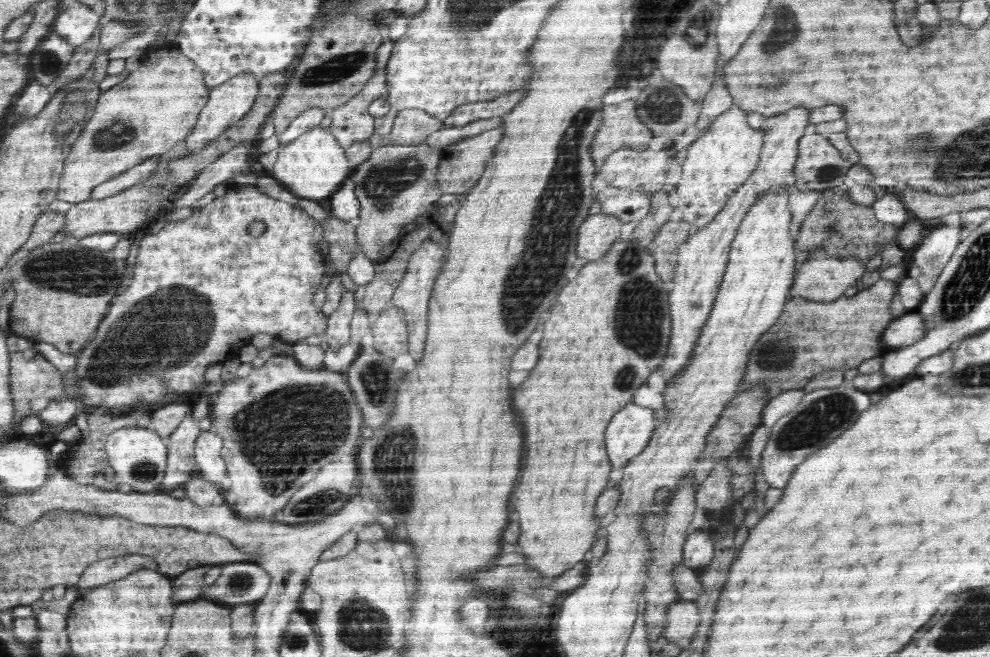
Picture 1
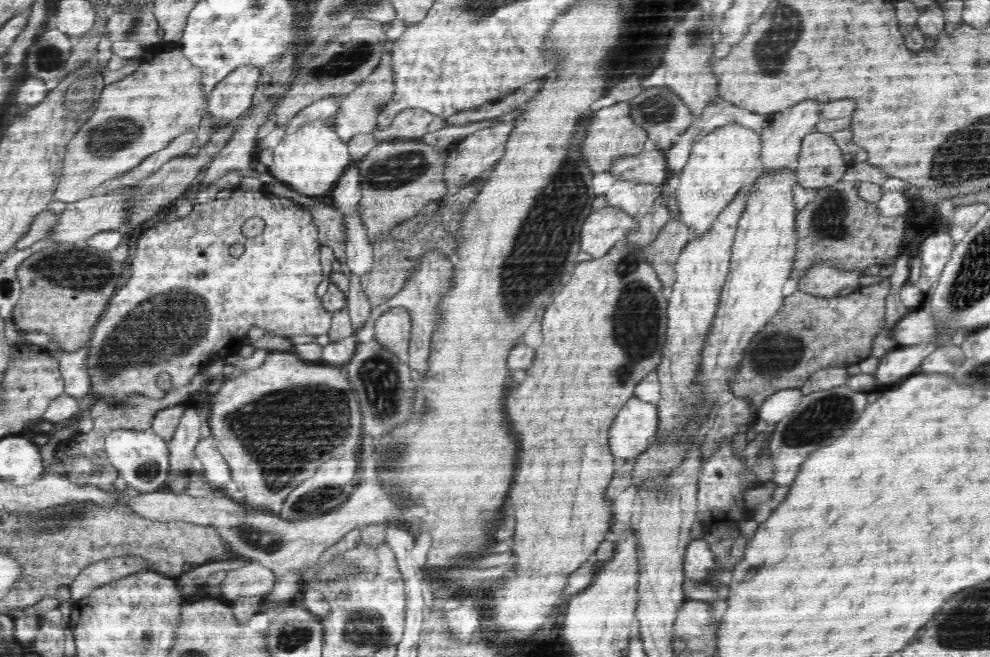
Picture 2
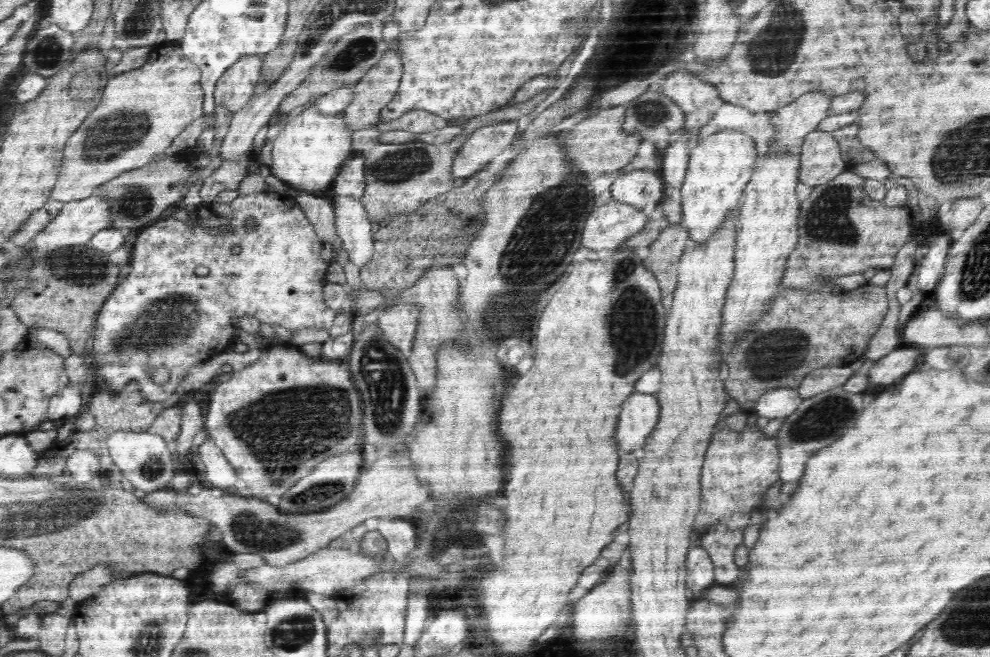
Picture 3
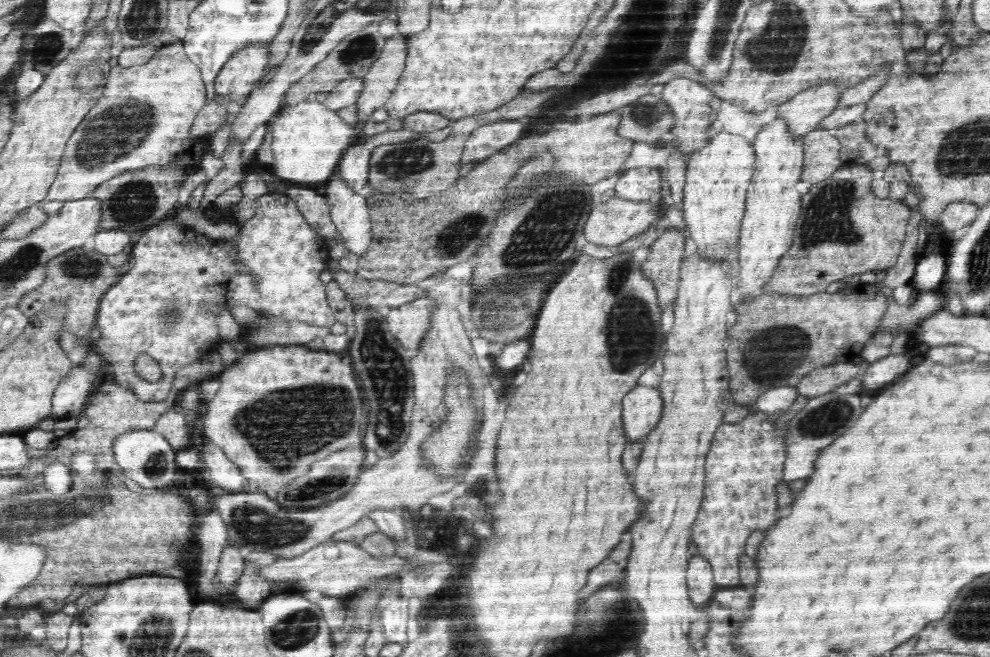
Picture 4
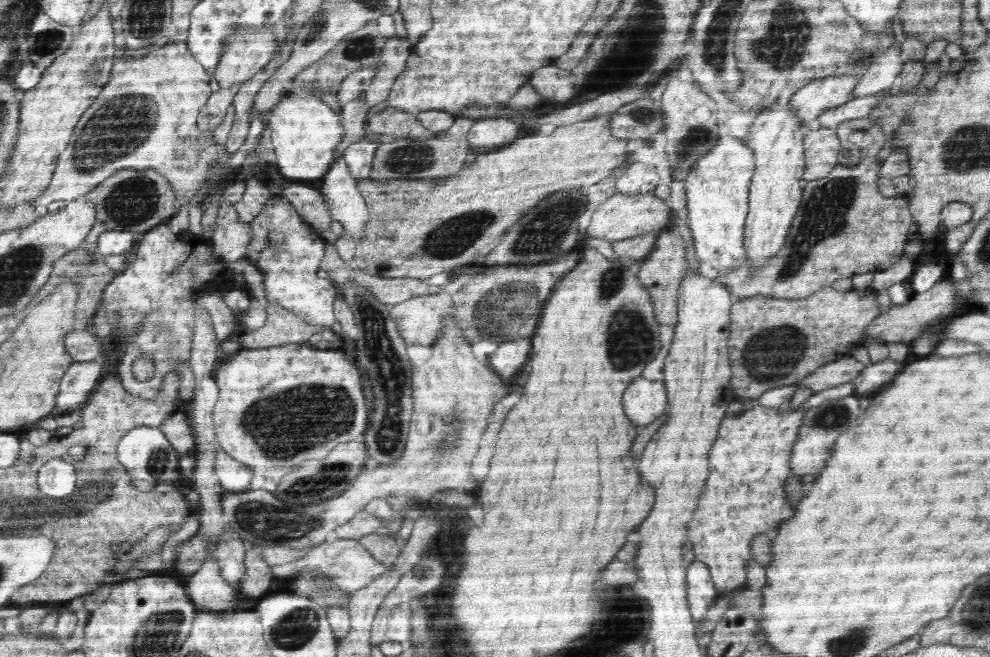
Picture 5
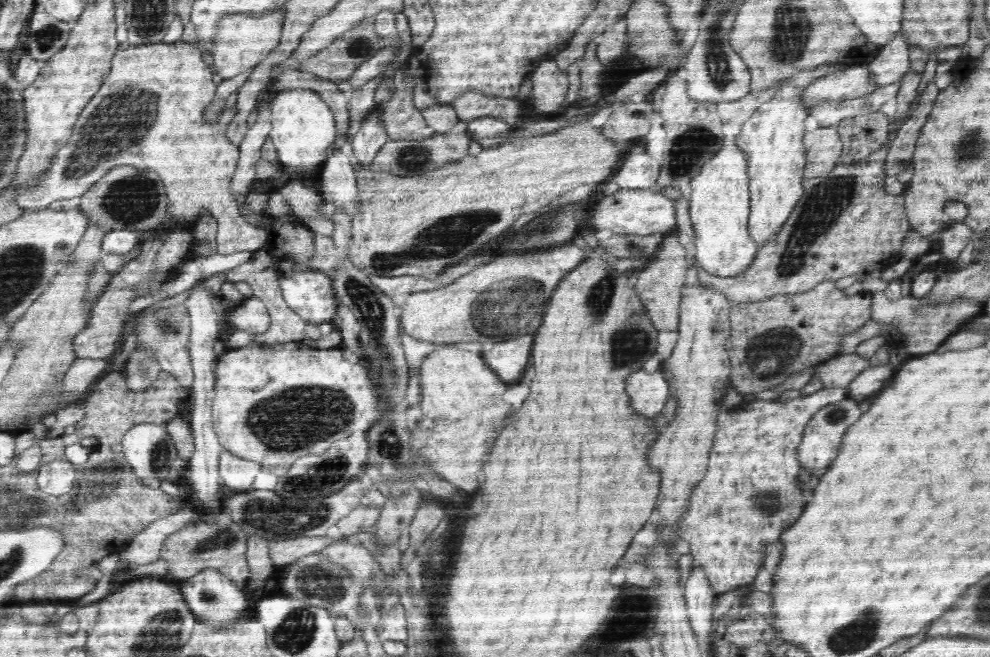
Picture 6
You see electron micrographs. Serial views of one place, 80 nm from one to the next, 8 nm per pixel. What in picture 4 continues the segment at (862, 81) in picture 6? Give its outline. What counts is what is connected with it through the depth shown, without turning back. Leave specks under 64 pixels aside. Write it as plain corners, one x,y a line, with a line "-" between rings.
822,82
810,90
800,92
790,102
778,106
778,118
788,122
790,134
794,138
808,134
819,128
820,122
837,107
838,99
844,90
838,90
837,84

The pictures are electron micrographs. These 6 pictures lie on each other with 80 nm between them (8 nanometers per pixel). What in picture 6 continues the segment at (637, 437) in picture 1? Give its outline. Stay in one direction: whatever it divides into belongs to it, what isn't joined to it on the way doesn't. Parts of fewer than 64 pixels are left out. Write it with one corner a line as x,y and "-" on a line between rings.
644,370
634,372
626,384
630,406
644,418
654,418
669,402
672,390
663,377
663,370
648,374

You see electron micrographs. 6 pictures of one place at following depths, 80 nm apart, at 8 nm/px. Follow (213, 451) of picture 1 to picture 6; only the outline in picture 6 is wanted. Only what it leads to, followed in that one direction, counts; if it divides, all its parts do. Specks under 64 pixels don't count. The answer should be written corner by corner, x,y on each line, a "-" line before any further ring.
222,451
219,458
219,473
224,486
234,490
250,490
254,476
258,474
260,464
253,460
244,460
230,451

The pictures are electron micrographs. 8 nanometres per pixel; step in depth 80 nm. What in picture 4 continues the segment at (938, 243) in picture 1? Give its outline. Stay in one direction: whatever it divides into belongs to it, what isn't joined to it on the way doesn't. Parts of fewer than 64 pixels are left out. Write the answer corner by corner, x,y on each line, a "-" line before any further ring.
940,249
921,255
911,284
919,292
940,288
945,280
946,269
947,256
942,255

